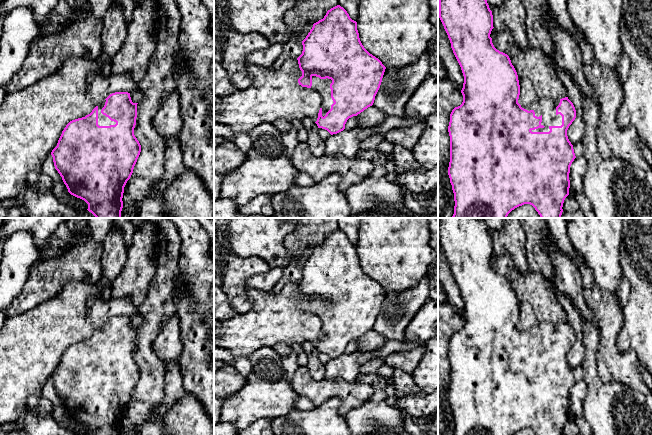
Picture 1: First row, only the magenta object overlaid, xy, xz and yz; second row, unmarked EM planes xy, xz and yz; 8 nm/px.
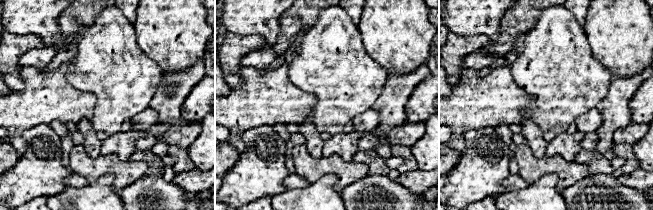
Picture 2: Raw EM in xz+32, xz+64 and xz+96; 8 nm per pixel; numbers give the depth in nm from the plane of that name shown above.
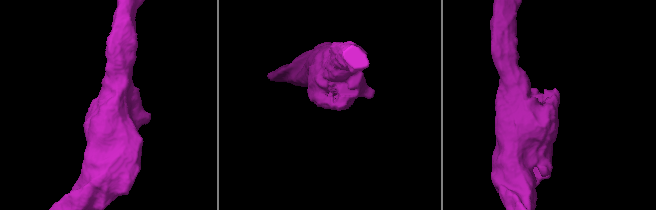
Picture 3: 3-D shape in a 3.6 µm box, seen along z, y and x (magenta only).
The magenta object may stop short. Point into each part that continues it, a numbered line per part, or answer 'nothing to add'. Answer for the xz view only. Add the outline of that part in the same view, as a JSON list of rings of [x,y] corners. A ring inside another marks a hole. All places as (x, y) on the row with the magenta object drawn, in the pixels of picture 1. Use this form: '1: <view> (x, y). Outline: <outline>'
1: xz (322, 86). Outline: [[[312,76],[312,89],[317,90],[322,97],[322,116],[324,117],[326,113],[331,109],[331,105],[334,103],[331,98],[330,84],[331,79],[320,79],[319,77]]]

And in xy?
1: xy (102, 119). Outline: [[[103,100],[101,103],[98,104],[98,125],[99,126],[110,126],[110,125],[115,125],[116,122],[111,121],[108,117],[103,115],[101,113],[102,108],[105,105],[106,100]]]

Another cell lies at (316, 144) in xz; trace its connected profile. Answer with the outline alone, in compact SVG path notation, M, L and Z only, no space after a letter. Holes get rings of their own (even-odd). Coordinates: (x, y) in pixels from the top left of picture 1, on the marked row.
M303 120L304 129L307 131L307 145L310 152L319 157L325 155L325 141L319 136L318 126L312 120Z

